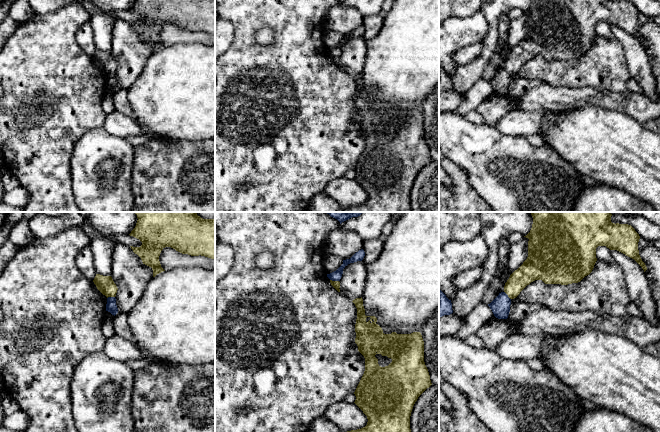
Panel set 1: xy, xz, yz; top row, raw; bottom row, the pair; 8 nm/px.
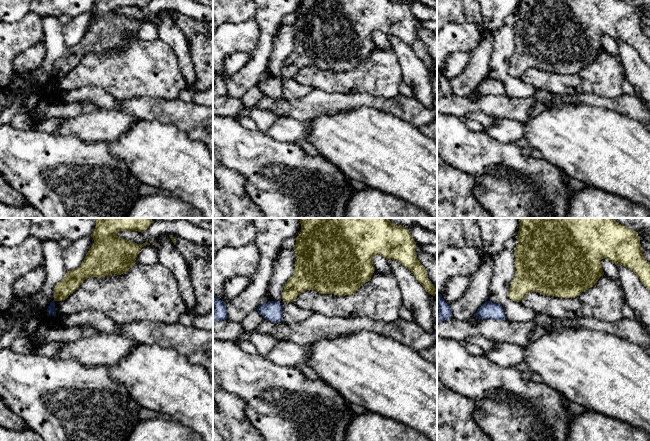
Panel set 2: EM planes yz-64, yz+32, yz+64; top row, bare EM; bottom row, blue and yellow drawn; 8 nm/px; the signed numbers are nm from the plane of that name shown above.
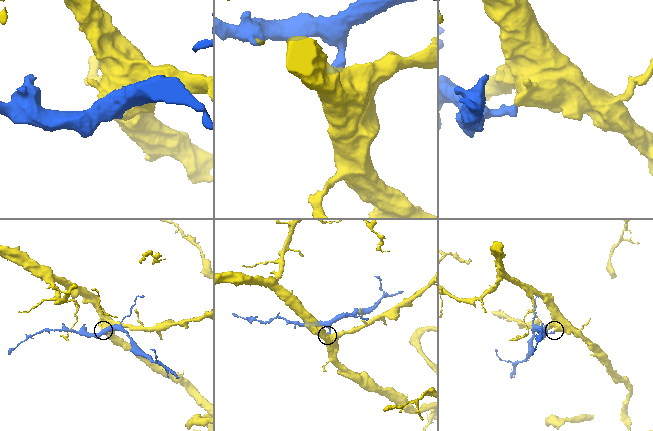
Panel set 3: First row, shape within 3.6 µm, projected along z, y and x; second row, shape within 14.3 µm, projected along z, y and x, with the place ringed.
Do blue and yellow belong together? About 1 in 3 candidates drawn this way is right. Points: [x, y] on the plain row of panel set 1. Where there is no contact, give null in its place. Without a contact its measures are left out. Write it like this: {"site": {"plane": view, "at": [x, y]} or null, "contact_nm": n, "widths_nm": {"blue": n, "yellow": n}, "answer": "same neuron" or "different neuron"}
{"site": {"plane": "xz", "at": [334, 56]}, "contact_nm": 70, "widths_nm": {"blue": 80, "yellow": 60}, "answer": "different neuron"}

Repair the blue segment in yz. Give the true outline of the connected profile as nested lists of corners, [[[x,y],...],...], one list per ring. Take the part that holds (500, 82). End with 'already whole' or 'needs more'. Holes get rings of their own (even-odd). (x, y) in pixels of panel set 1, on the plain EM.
[[[505,68],[499,71],[488,82],[498,95],[507,95],[510,88],[511,75]]]; already whole

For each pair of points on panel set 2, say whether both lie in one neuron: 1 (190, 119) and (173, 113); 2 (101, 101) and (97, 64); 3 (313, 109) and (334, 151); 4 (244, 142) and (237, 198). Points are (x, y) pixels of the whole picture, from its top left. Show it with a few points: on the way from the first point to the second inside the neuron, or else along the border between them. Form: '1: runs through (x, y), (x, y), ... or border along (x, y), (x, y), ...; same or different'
1: runs through (186, 116), (177, 113); same
2: border along (76, 88), (98, 86), (115, 99); different
3: border along (339, 111), (333, 114), (317, 114), (311, 119); different
4: border along (223, 164), (244, 177), (245, 190), (249, 196); different

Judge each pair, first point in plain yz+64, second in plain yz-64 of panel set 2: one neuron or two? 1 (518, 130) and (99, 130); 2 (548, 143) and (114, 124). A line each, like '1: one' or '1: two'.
1: one
2: two

